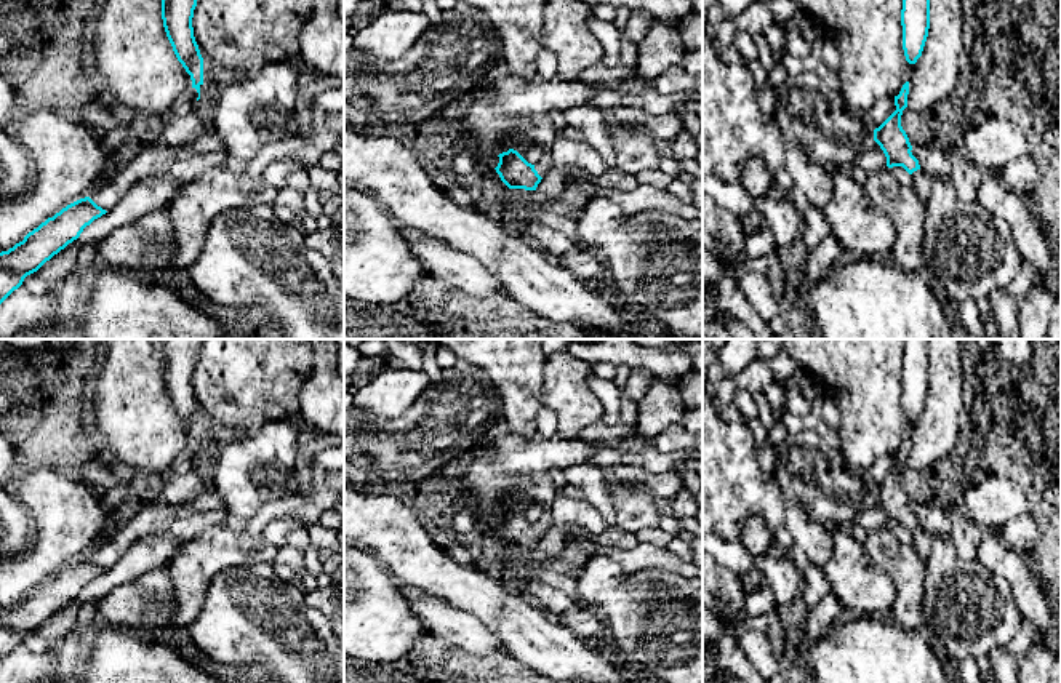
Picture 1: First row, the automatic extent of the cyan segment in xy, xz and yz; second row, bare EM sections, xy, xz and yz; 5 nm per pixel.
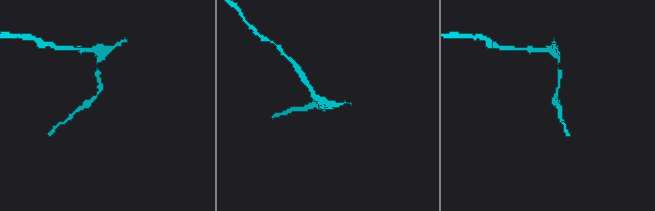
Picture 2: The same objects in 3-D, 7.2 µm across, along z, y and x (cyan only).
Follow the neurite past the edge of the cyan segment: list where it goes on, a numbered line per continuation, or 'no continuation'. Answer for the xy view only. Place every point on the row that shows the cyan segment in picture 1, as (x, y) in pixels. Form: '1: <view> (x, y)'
no continuation

